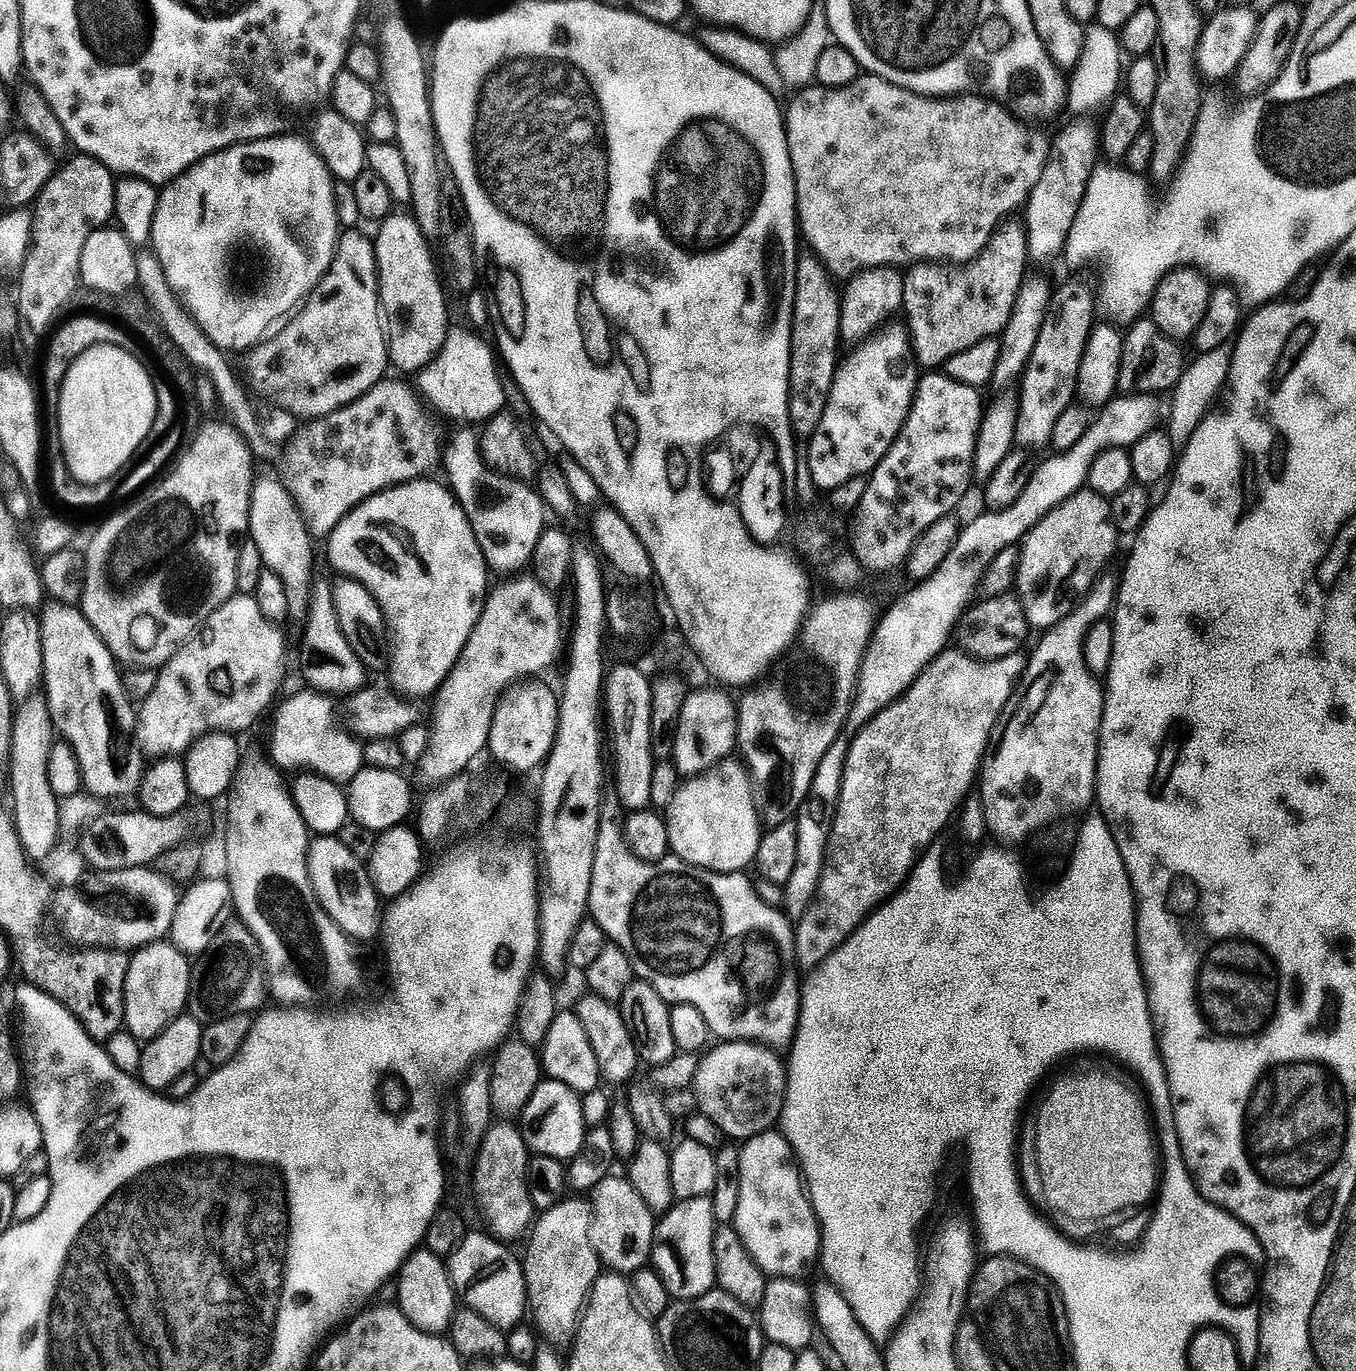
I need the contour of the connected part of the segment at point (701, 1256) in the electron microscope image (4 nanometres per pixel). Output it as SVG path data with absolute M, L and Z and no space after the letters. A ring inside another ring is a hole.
M707 1196L673 1203L672 1207L659 1217L656 1226L654 1264L658 1269L662 1286L673 1301L695 1302L717 1287L714 1262L714 1234L717 1227L714 1206Z

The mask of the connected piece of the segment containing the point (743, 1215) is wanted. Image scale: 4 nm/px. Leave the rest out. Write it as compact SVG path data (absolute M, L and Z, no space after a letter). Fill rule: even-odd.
M779 1131L763 1132L740 1148L742 1182L734 1227L756 1265L772 1278L796 1278L820 1250L820 1222L812 1201L808 1199L804 1177L794 1163L794 1153L788 1140Z

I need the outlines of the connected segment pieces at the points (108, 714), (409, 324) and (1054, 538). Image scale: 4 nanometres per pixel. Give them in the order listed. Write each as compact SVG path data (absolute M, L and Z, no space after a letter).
M48 602L43 605L43 612L40 620L44 651L42 684L45 689L48 687L46 697L55 731L74 750L83 787L89 793L104 802L115 796L135 797L141 773L120 765L124 752L116 747L123 736L133 735L138 712L128 701L118 661L79 607Z
M393 214L379 228L380 233L374 236L376 275L380 282L380 307L386 317L388 358L393 369L418 374L440 353L448 337L446 288L438 271L437 257L436 260L432 257L429 237L420 229L414 215Z
M1091 490L1077 492L1032 528L1022 541L1014 588L1033 629L1052 628L1076 609L1107 569L1104 567L1108 559L1116 552L1116 540L1118 533L1112 523L1112 505Z

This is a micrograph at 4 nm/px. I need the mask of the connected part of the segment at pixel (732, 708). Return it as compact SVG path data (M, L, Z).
M716 688L689 691L684 697L682 714L676 723L676 745L672 748L672 760L681 777L698 776L735 753L732 751L738 745L738 704L727 696L727 691Z

